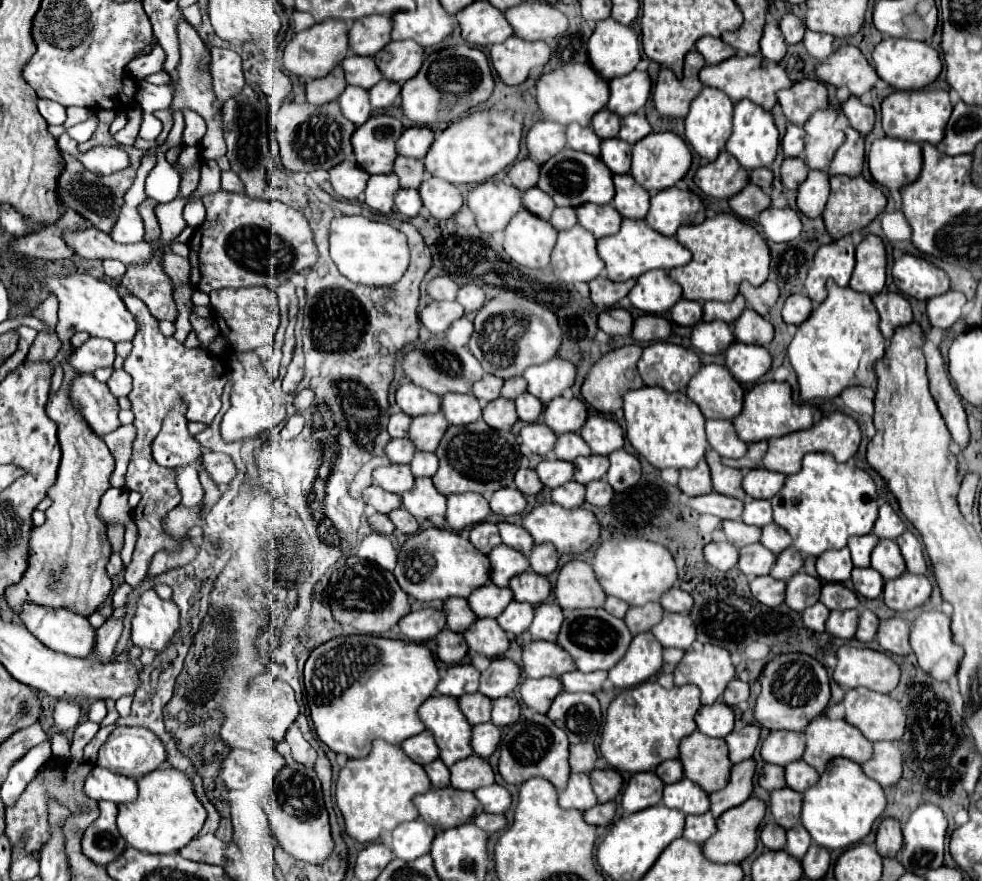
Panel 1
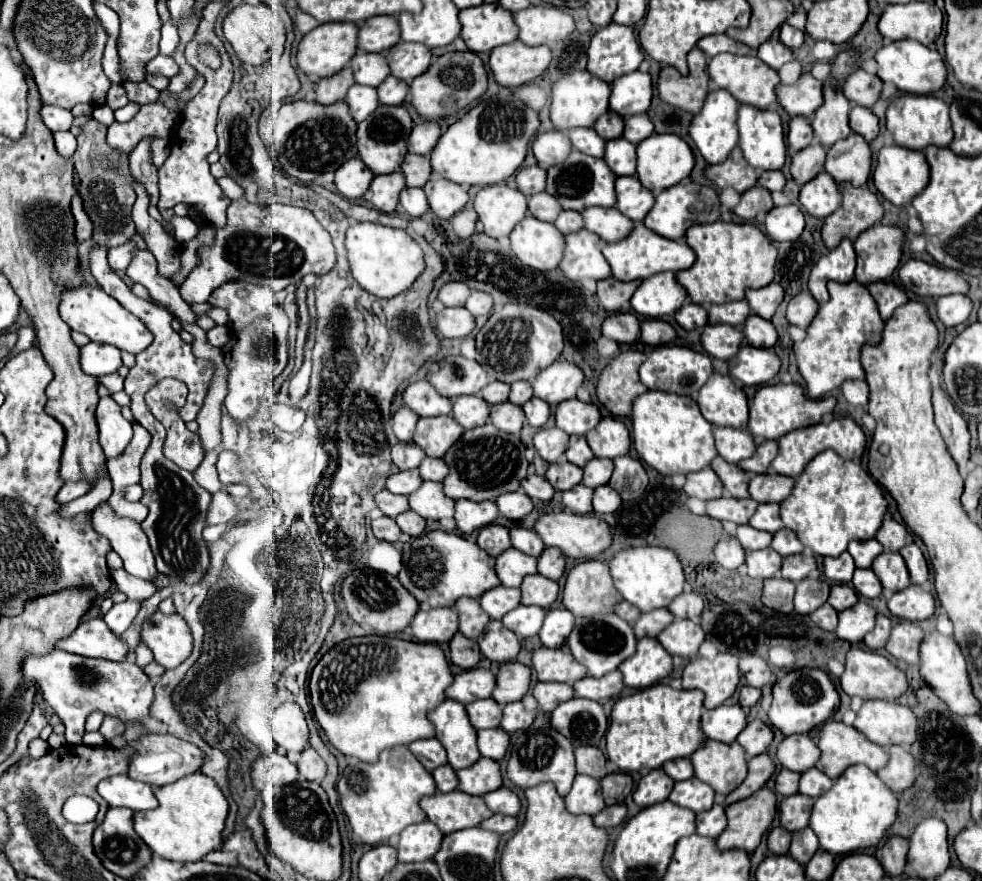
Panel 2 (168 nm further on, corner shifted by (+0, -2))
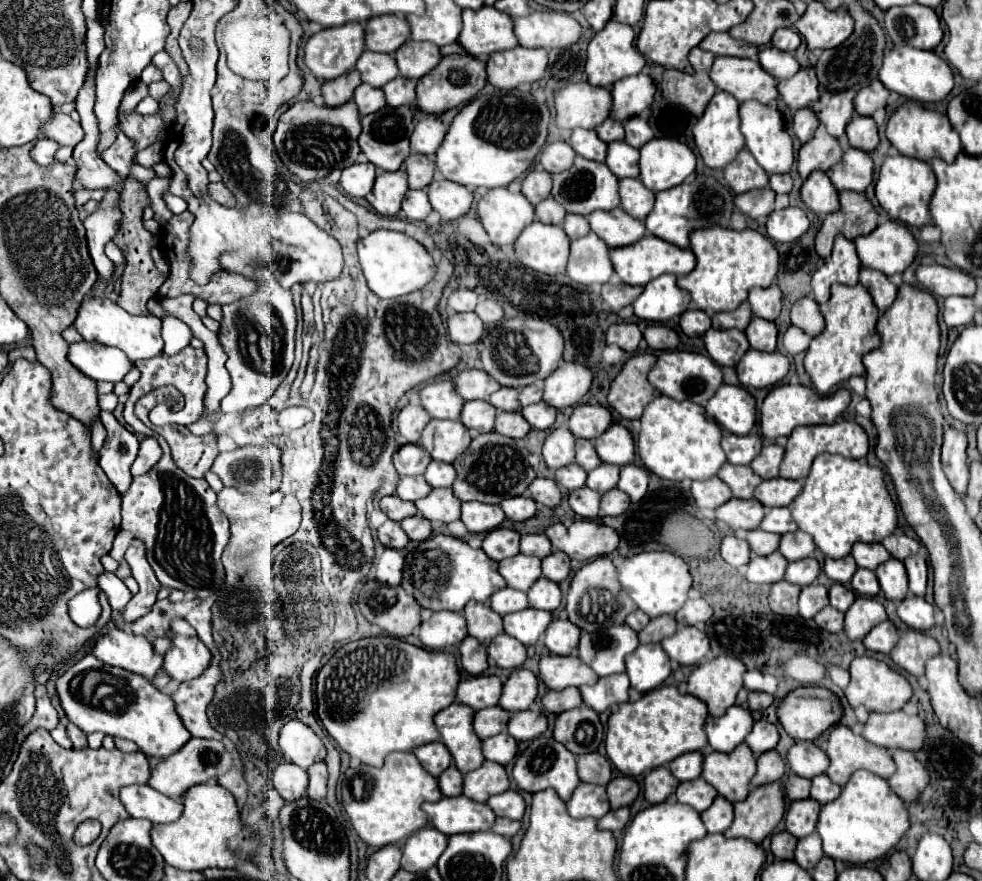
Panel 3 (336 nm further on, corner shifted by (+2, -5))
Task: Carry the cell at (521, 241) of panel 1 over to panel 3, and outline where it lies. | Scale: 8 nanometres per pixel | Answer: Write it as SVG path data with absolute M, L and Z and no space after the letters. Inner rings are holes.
M531 222L515 242L517 260L541 274L565 272L569 258L569 238L561 226Z

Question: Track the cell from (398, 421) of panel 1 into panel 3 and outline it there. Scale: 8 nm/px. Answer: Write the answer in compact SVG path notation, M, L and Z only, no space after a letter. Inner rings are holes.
M407 404L397 416L397 426L399 426L399 434L403 438L403 444L405 442L417 444L423 428L429 420L431 420L431 416L425 414L425 408L421 408L421 404Z

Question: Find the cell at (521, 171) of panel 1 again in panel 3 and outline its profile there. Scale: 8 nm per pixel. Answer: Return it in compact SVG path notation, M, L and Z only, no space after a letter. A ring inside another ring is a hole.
M533 170L523 180L523 194L531 204L539 204L551 194L551 174L545 170Z

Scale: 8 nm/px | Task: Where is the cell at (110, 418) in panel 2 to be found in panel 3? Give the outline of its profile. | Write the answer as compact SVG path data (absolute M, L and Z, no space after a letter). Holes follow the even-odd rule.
M101 412L101 422L107 430L107 438L103 442L103 448L99 450L99 464L115 490L119 494L125 494L129 490L129 484L133 482L131 464L137 458L139 440L133 432L117 422L113 412Z

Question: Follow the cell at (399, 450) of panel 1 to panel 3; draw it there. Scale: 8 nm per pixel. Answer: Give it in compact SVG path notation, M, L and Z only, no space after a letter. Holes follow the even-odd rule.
M405 444L393 454L393 464L401 476L419 476L433 458L419 444Z

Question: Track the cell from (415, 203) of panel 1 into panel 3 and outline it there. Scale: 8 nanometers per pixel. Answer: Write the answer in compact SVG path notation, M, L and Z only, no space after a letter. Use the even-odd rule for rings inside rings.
M409 190L403 198L403 214L407 216L407 220L413 220L413 222L419 222L419 220L425 220L431 212L431 204L429 204L429 198L427 198L427 192L425 190Z

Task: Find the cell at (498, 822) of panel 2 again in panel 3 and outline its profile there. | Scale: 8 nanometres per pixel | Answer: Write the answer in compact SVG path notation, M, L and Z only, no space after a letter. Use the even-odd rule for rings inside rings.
M497 818L497 822L493 824L493 832L505 838L513 838L519 832L519 828L521 828L521 822L515 822L509 818Z

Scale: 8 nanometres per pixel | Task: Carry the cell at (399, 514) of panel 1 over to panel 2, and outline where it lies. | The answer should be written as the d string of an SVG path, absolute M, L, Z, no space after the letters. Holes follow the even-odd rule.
M405 511L405 513L397 515L395 521L401 527L401 531L407 533L407 535L411 535L411 537L419 537L425 531L425 519L419 517L413 511Z

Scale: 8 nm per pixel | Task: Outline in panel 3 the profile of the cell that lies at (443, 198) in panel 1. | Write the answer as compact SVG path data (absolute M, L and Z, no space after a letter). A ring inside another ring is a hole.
M437 164L433 180L427 186L427 194L429 194L433 210L437 210L441 214L441 220L461 218L469 212L469 208L473 204L473 194L465 186L443 178L443 174L437 170Z

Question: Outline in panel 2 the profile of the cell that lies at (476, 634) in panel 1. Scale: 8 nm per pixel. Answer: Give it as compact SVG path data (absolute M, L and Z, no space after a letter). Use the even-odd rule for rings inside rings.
M489 621L485 633L477 637L477 645L481 649L481 655L497 663L513 661L521 649L517 635L511 633L501 621Z

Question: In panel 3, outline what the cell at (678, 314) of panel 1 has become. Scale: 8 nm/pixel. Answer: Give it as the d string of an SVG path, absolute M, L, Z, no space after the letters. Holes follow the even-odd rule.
M689 308L681 316L681 330L687 336L703 336L709 328L711 328L711 316L707 312L703 312L703 310Z

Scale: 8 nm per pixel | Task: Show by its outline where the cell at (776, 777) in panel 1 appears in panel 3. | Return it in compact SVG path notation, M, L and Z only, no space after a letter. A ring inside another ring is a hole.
M791 774L789 780L787 780L787 784L785 784L785 790L787 790L787 796L791 800L803 800L811 792L811 780L801 778L797 774Z

